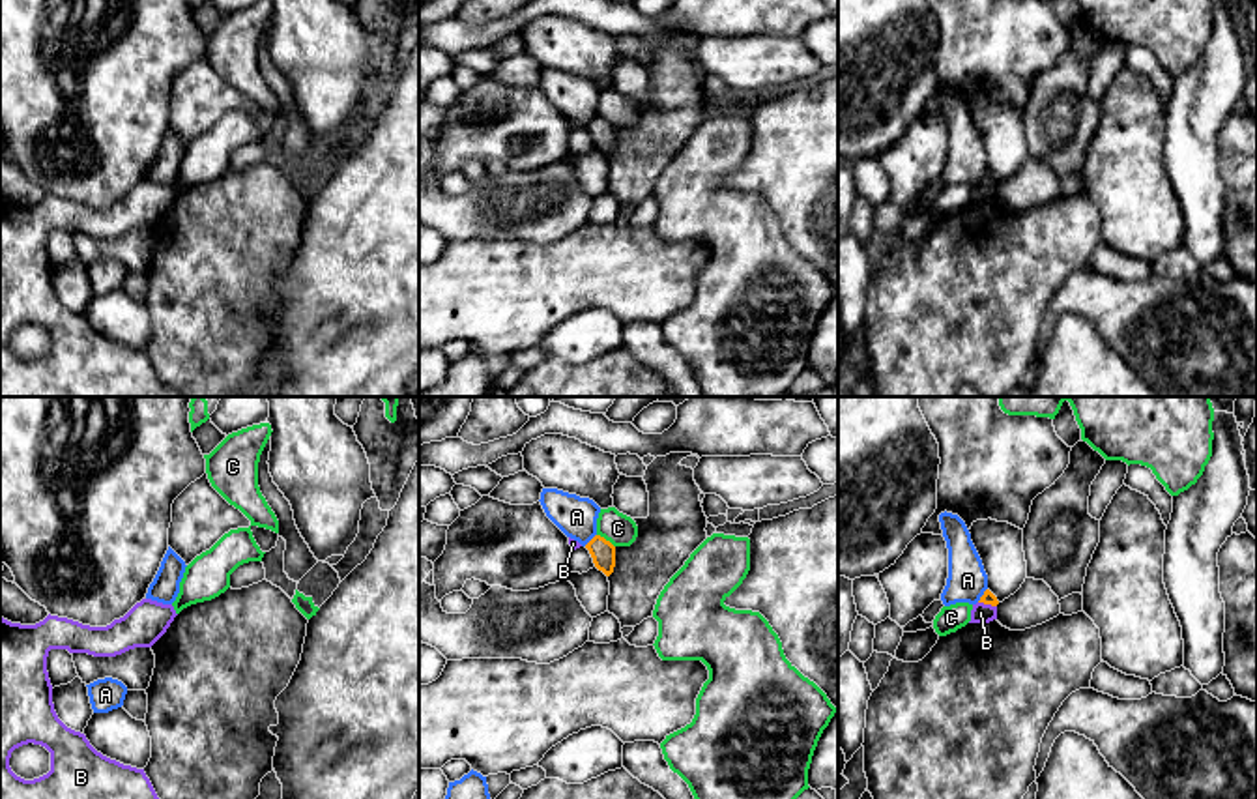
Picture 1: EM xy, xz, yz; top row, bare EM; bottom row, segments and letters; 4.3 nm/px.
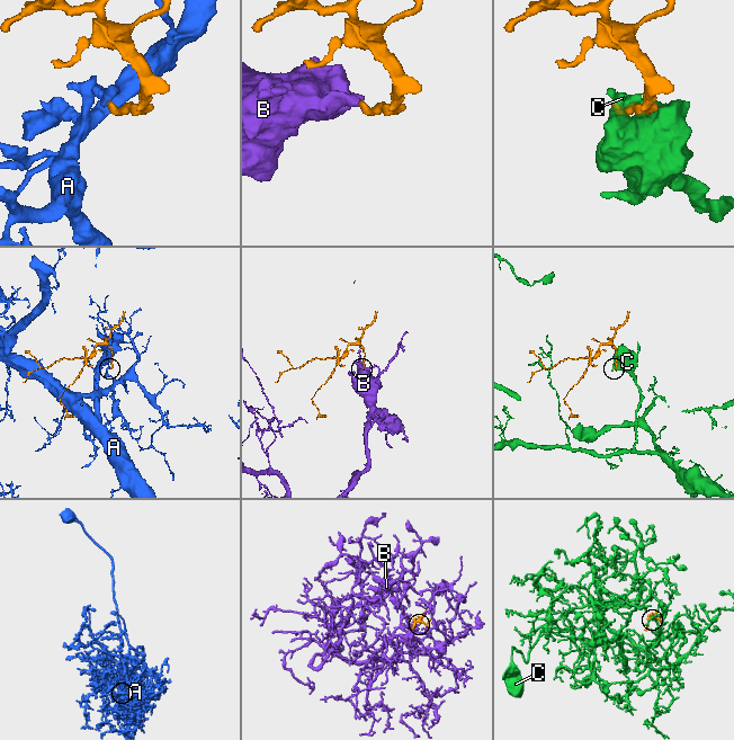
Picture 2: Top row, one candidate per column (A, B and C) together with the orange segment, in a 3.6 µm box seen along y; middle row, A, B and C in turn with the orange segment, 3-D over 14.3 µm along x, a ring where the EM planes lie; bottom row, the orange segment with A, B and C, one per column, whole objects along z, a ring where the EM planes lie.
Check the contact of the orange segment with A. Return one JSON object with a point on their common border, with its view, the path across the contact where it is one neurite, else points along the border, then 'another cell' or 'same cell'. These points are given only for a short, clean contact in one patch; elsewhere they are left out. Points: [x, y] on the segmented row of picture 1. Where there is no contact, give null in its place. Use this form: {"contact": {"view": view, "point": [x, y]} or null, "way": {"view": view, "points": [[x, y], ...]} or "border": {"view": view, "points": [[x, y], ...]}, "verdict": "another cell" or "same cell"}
{"contact": {"view": "xz", "point": [592, 539]}, "verdict": "another cell"}

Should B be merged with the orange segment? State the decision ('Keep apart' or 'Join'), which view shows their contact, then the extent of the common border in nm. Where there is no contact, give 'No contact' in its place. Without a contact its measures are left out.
Keep apart. Touches orange in yz. Shared border 80 nm

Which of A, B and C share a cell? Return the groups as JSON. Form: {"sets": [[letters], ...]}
{"sets": [["A"], ["B"], ["C"]]}

